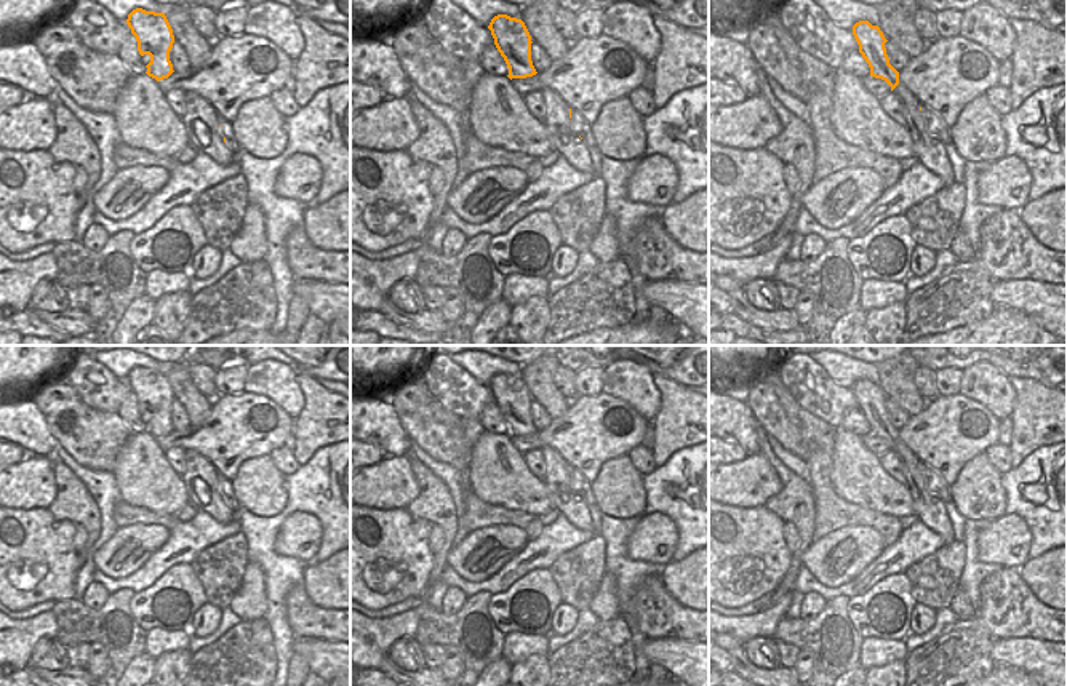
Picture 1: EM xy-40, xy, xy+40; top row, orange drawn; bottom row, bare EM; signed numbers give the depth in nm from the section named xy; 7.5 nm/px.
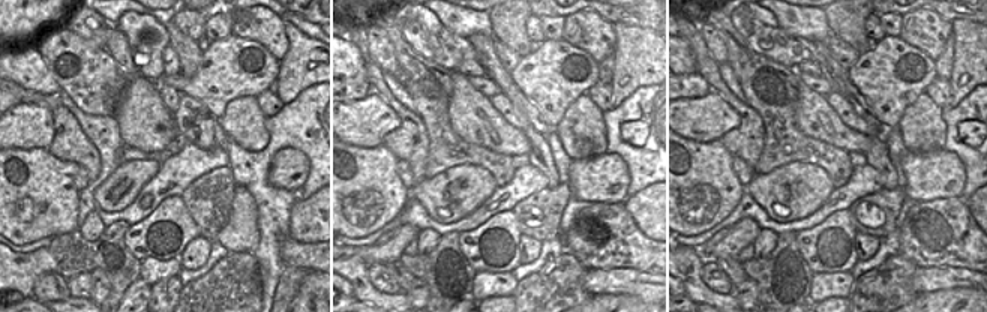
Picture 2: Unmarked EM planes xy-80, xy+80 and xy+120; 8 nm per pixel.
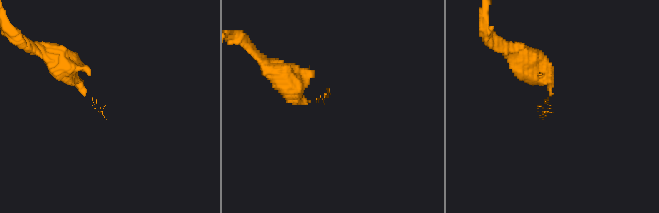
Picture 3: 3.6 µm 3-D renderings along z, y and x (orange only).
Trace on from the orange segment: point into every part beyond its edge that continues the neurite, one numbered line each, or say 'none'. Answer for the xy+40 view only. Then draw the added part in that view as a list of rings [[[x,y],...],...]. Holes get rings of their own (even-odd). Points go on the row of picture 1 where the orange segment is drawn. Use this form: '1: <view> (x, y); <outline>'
1: xy+40 (930, 151); [[[901,83],[893,93],[899,98],[904,107],[905,128],[910,133],[915,157],[926,170],[939,176],[945,185],[953,184],[953,170],[947,158],[945,144],[926,131],[925,120],[920,114],[921,102]]]

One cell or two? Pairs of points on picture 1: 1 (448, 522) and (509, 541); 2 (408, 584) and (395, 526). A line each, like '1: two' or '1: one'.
1: two
2: one

